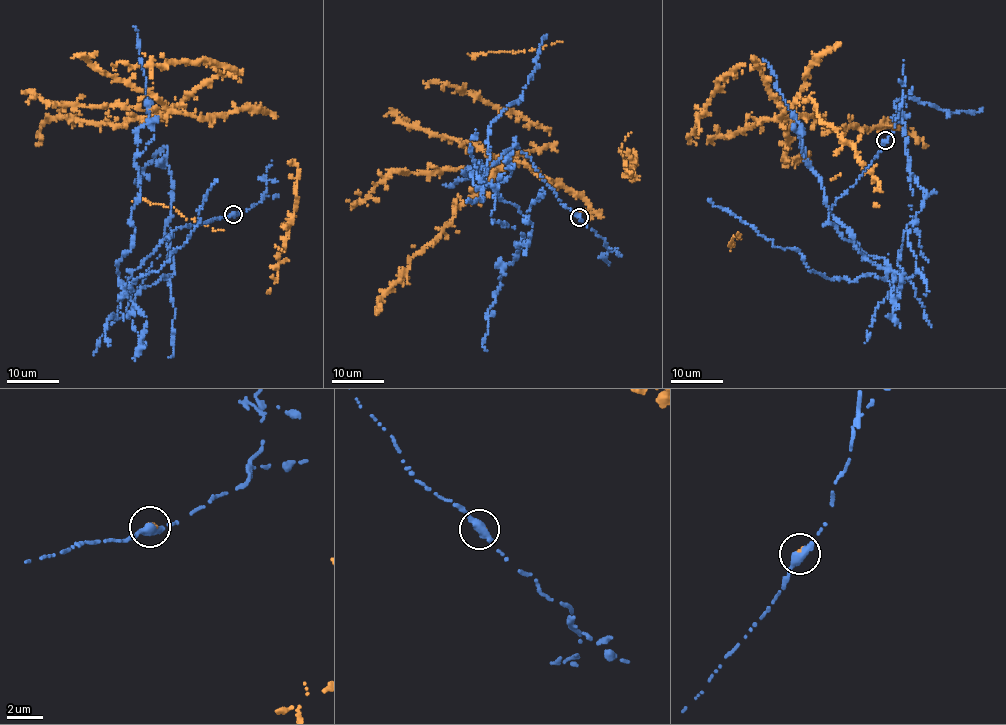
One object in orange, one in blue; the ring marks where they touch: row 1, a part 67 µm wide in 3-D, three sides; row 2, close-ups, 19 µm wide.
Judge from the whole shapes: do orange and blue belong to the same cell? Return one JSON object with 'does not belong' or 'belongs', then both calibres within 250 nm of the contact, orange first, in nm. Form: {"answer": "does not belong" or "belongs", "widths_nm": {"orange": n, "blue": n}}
{"answer": "does not belong", "widths_nm": {"orange": 180, "blue": 550}}

